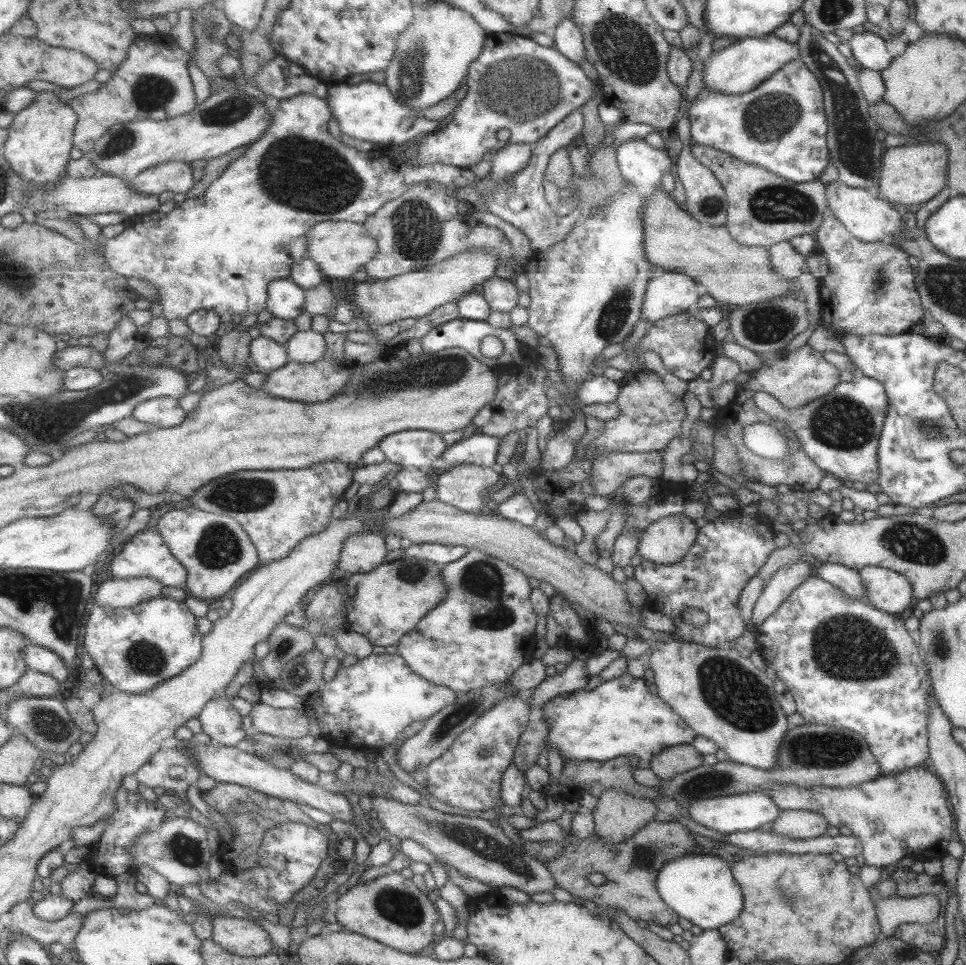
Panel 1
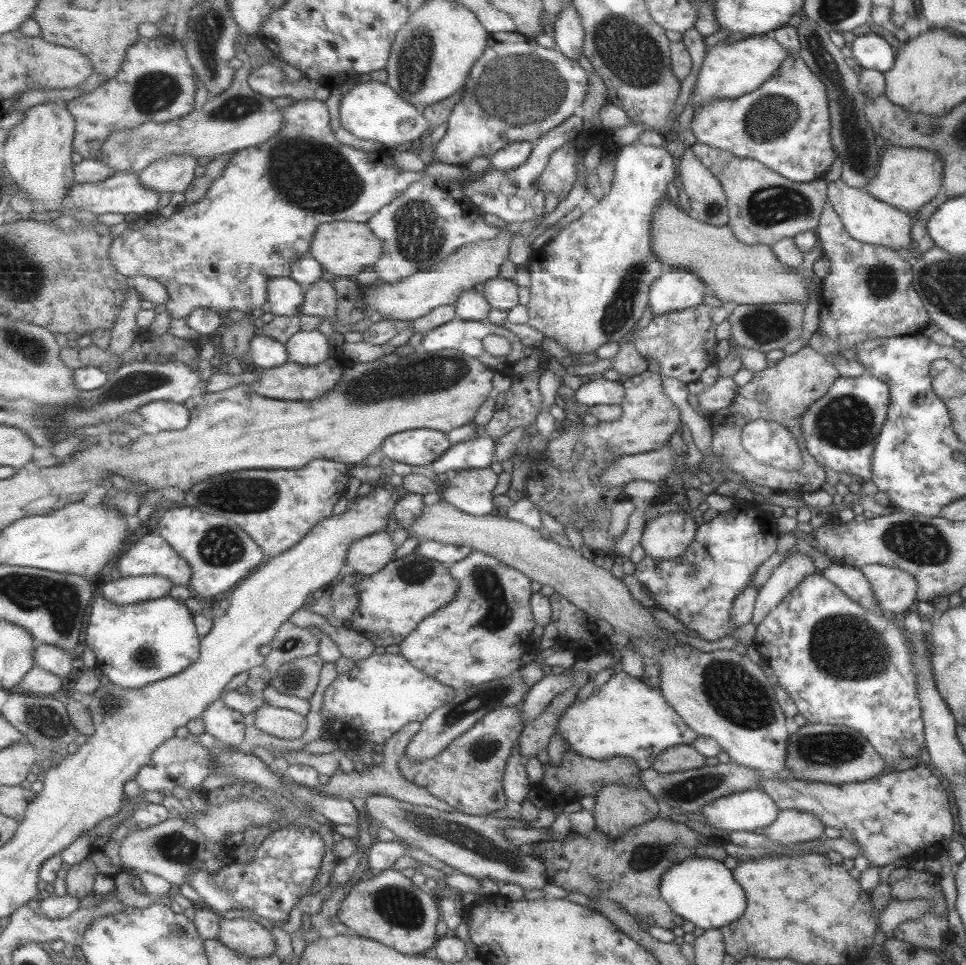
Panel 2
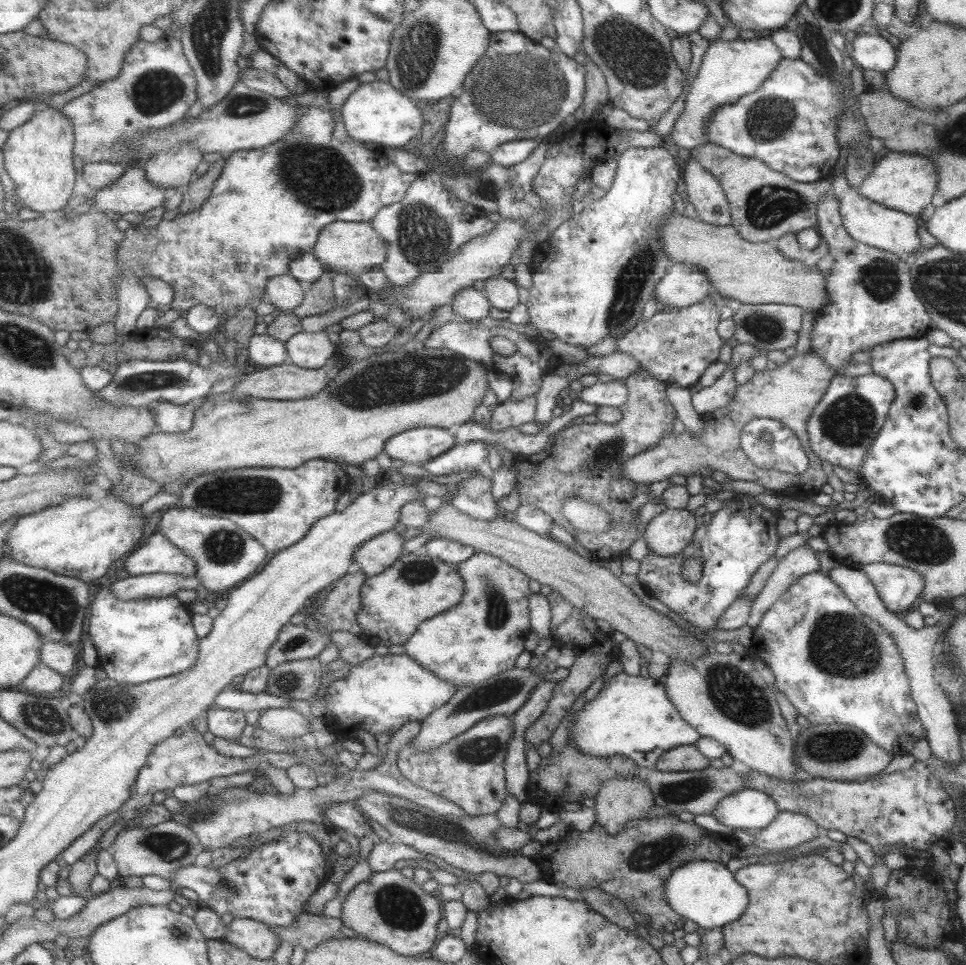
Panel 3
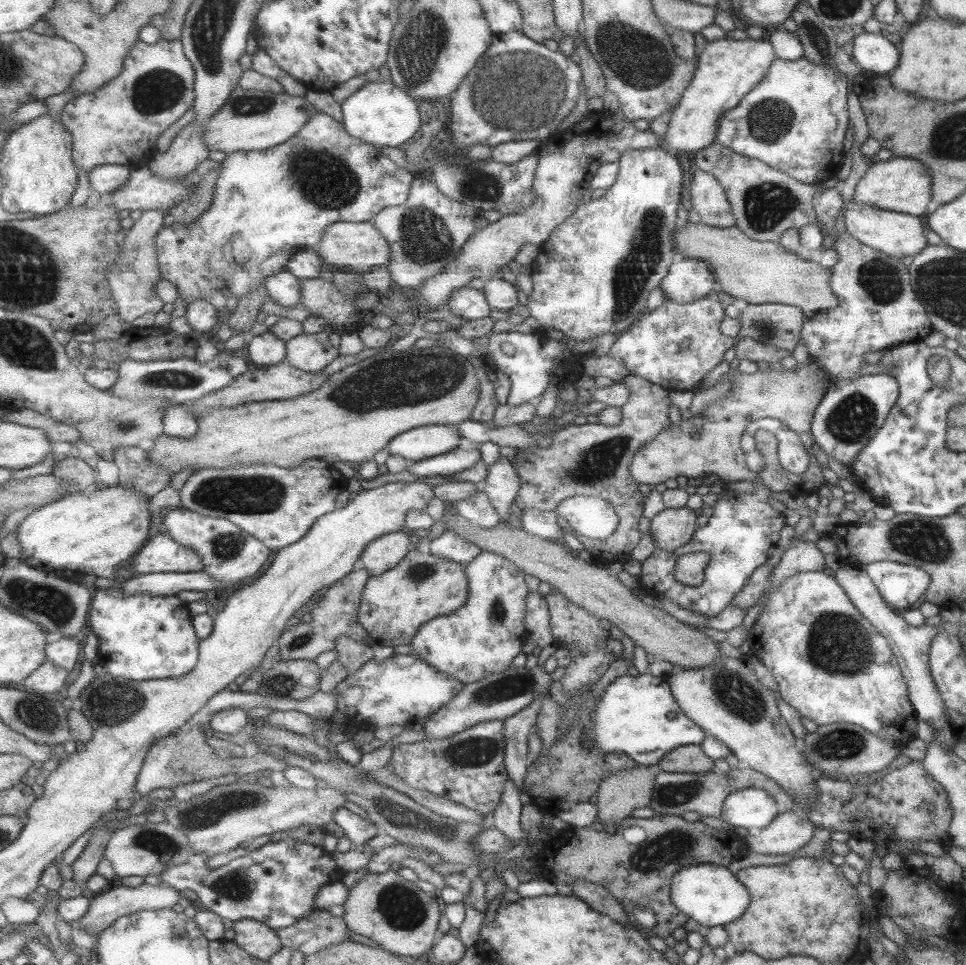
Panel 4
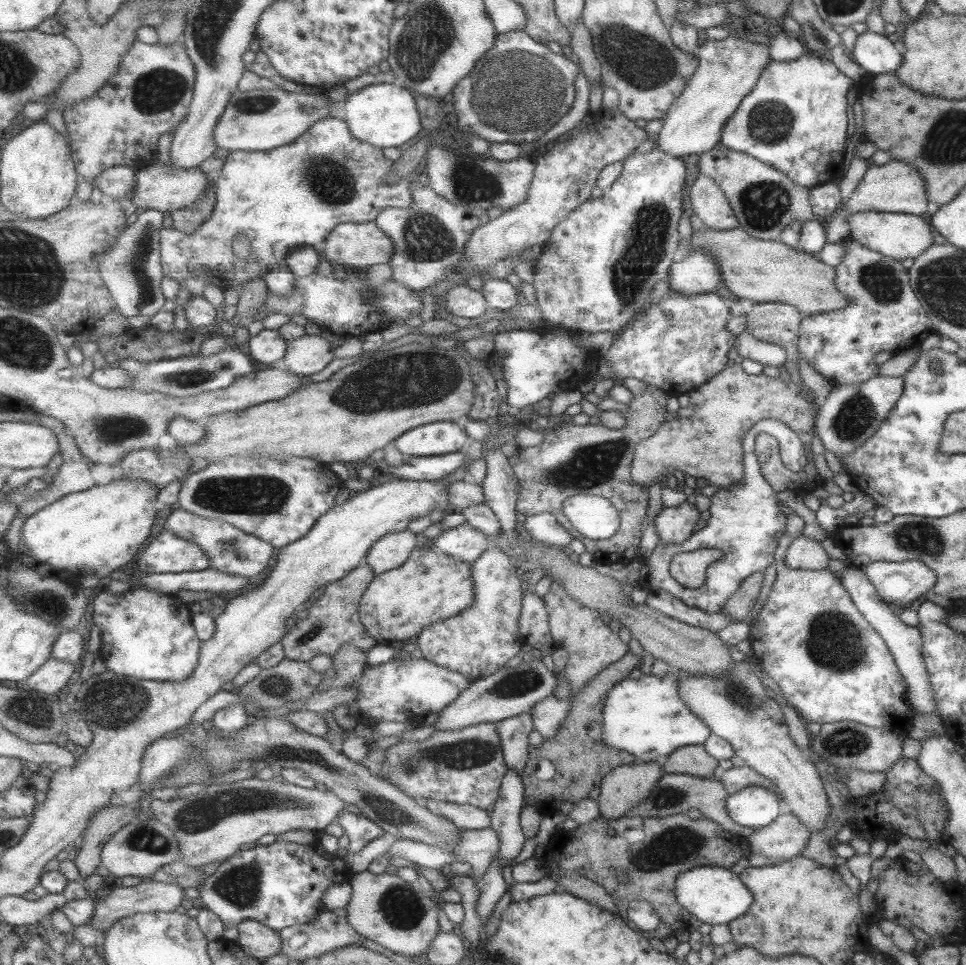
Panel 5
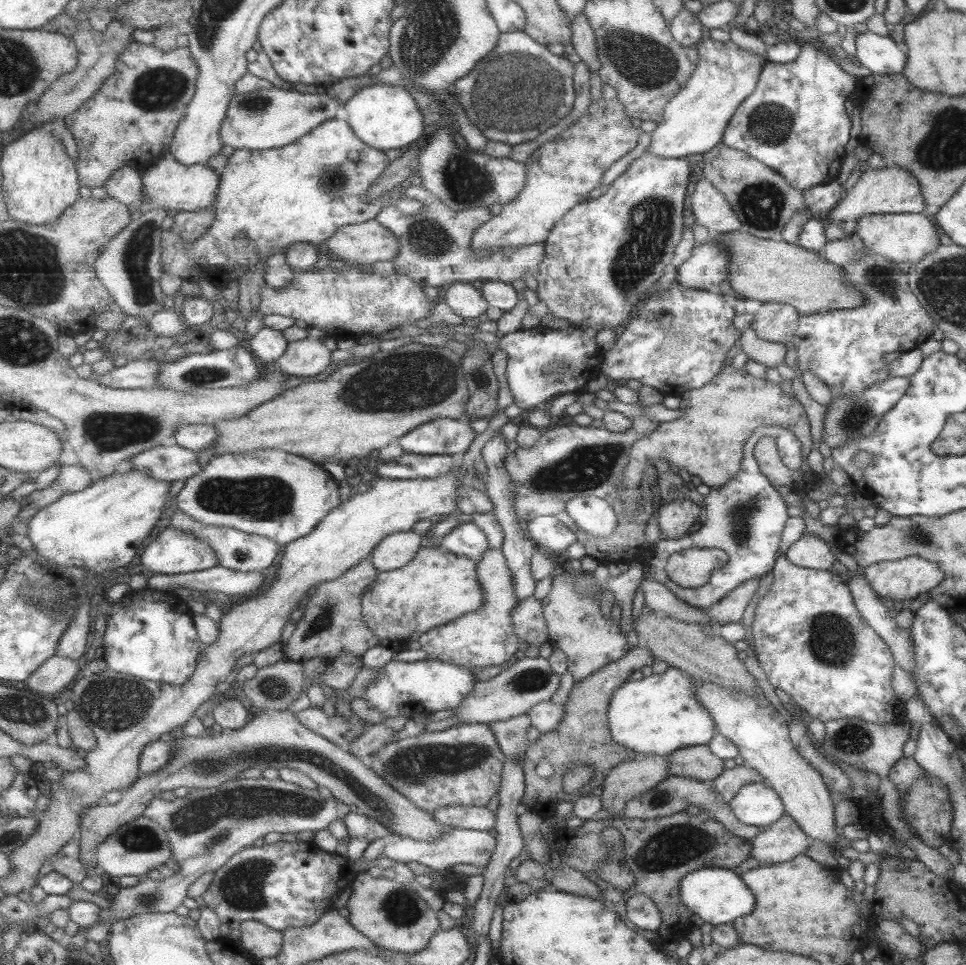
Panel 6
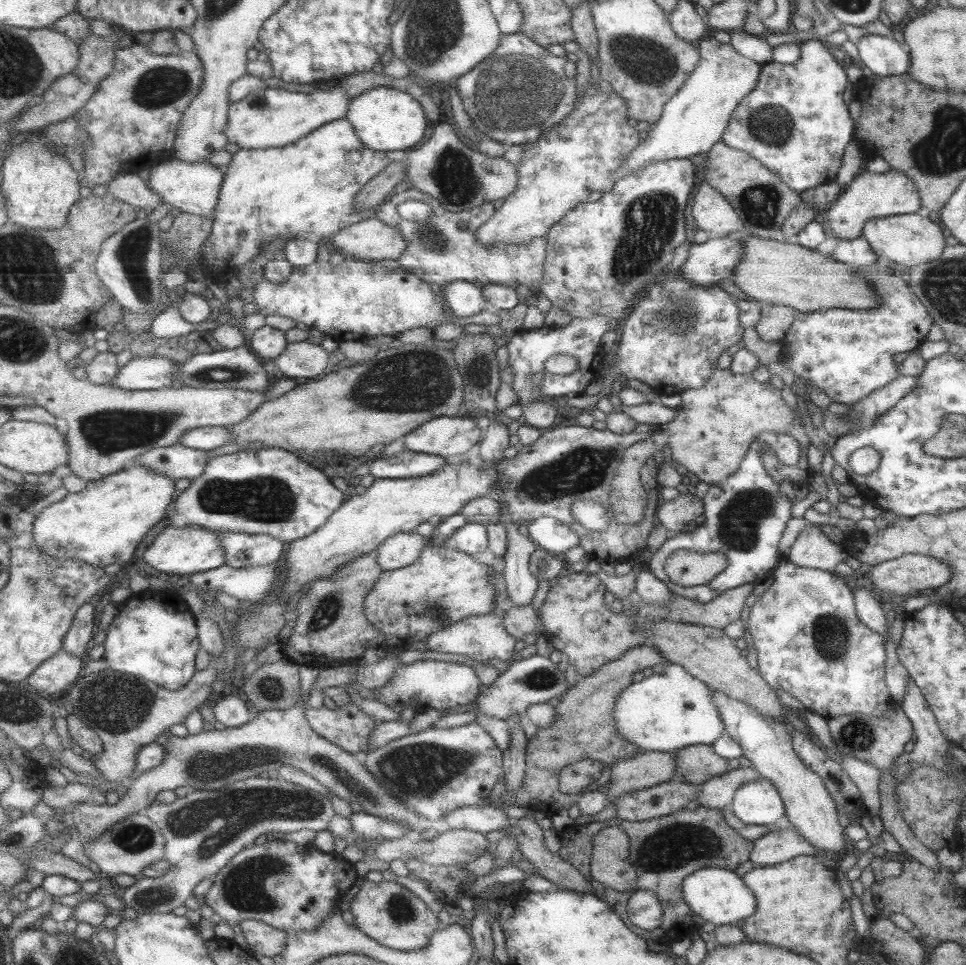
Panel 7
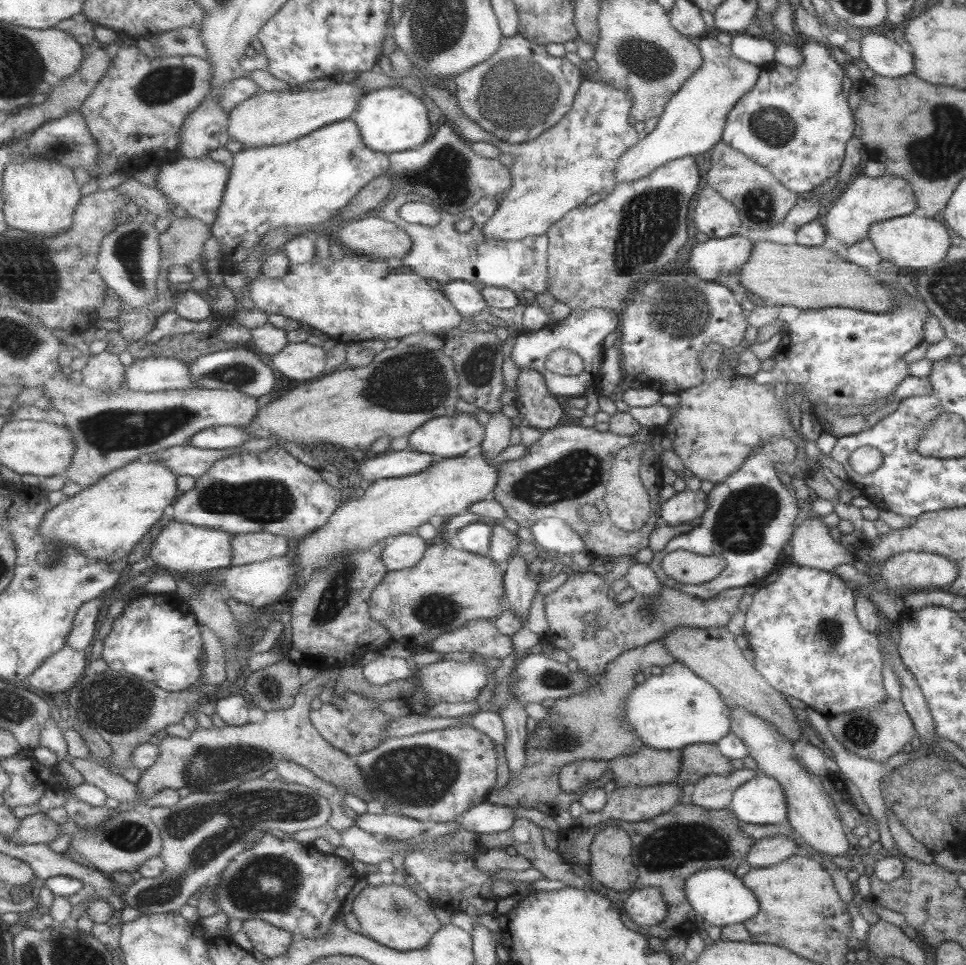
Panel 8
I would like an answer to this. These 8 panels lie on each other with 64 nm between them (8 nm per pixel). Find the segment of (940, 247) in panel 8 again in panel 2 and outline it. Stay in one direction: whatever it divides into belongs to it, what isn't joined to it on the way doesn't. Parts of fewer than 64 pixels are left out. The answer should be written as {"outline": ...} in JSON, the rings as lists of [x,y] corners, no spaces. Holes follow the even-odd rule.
{"outline":[[[840,179],[827,182],[826,200],[841,219],[847,234],[859,242],[906,253],[909,250],[909,243],[915,239],[910,231],[918,225],[907,215],[907,212],[869,196],[863,188],[851,188]]]}

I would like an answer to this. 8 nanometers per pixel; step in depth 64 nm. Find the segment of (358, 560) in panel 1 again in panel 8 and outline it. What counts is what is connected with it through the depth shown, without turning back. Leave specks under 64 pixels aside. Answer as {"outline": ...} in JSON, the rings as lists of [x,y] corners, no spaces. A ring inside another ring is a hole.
{"outline":[[[410,533],[386,540],[387,548],[383,550],[383,561],[390,571],[413,568],[422,562],[431,543],[421,536],[411,536]]]}

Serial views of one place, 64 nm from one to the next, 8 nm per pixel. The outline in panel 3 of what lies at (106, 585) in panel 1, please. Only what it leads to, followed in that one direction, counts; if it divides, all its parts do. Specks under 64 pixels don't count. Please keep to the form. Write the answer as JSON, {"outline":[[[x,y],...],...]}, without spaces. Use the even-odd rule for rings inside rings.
{"outline":[[[140,574],[119,580],[111,586],[115,597],[123,601],[145,598],[166,598],[175,595],[179,589],[199,590],[203,587],[198,574],[195,576],[179,576],[178,574]]]}

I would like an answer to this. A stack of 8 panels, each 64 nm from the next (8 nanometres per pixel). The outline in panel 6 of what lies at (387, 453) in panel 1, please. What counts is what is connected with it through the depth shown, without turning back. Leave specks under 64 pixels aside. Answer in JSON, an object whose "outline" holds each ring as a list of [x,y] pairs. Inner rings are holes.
{"outline":[[[442,418],[408,432],[398,440],[398,444],[404,453],[459,457],[469,450],[476,435],[470,418]]]}

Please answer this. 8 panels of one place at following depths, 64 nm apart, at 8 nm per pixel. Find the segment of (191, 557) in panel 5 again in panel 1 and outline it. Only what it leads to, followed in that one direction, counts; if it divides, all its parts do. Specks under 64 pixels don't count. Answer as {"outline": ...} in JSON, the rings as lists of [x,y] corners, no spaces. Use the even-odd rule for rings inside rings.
{"outline":[[[155,530],[140,531],[136,536],[127,540],[120,547],[111,561],[111,574],[113,578],[154,578],[165,587],[183,589],[187,586],[187,567],[175,558],[163,536]]]}

